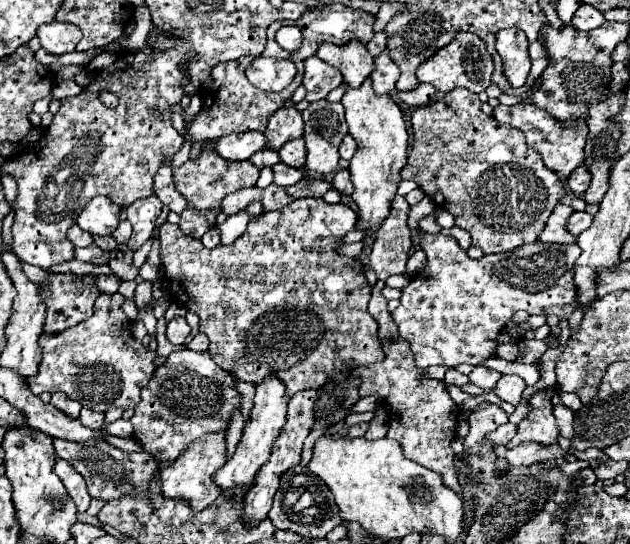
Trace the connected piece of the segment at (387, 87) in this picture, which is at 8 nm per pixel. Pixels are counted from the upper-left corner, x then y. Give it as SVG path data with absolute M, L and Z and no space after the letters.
M384 49L384 53L376 59L376 69L374 69L372 77L370 77L376 95L394 93L398 77L400 77L400 71L398 71L396 63L390 61L390 57L386 57L386 49Z

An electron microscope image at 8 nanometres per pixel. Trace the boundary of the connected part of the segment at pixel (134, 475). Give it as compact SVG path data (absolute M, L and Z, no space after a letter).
M54 439L54 449L78 473L82 473L82 477L88 483L90 495L104 499L104 501L112 501L122 495L130 495L130 491L134 491L134 489L142 491L142 487L146 487L146 483L150 483L154 471L158 469L158 463L154 463L154 459L150 459L150 455L146 455L146 451L126 453L126 451L120 451L112 445L108 445L102 439L96 441L94 445L82 445L82 443L66 441L66 439Z

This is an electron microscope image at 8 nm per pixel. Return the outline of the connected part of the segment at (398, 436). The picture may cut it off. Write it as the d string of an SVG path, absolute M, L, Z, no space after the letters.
M396 339L390 347L382 347L382 351L386 355L382 363L358 367L358 371L354 371L354 375L362 379L362 397L378 393L392 411L392 423L386 437L400 443L406 459L440 473L442 481L460 493L454 467L454 451L450 447L456 437L454 431L458 427L458 405L450 399L446 383L436 379L420 379L422 369L414 365L410 345L404 339Z

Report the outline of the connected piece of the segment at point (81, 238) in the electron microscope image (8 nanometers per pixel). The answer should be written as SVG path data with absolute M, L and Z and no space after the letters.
M78 225L70 227L66 237L68 237L68 241L74 243L74 247L88 247L88 245L92 245L92 235L86 235L86 231L82 231Z

